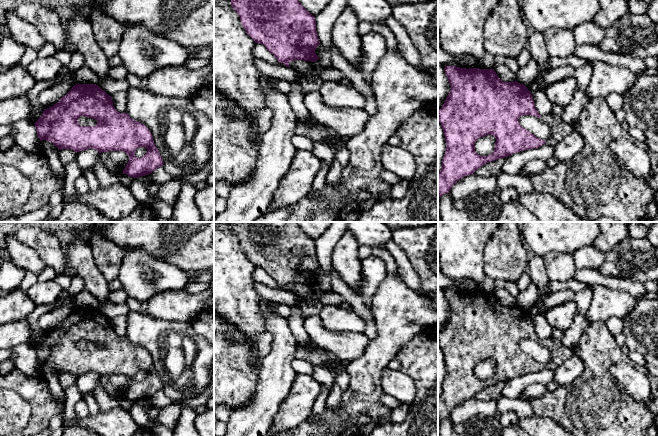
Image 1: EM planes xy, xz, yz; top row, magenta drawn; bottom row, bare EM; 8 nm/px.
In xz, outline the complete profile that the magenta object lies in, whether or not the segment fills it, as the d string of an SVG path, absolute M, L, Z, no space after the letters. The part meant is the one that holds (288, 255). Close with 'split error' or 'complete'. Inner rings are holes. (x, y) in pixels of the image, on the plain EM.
M230 222L230 224L247 258L255 267L264 269L279 287L290 291L289 287L294 284L316 286L319 283L315 277L320 267L315 241L297 222Z; complete

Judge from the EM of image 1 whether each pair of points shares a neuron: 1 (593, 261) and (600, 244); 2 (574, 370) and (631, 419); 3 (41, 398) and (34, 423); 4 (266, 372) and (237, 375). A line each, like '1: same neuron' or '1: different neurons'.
1: different neurons
2: different neurons
3: same neuron
4: different neurons

